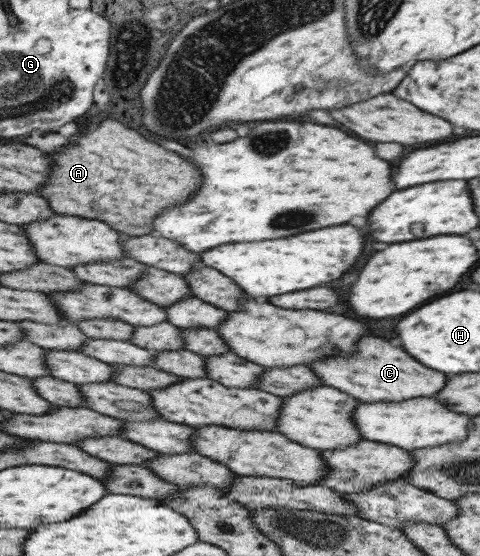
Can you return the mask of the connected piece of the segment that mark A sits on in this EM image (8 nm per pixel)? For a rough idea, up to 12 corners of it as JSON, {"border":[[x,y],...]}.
{"border":[[104,120],[52,154],[57,214],[153,234],[200,172]]}

